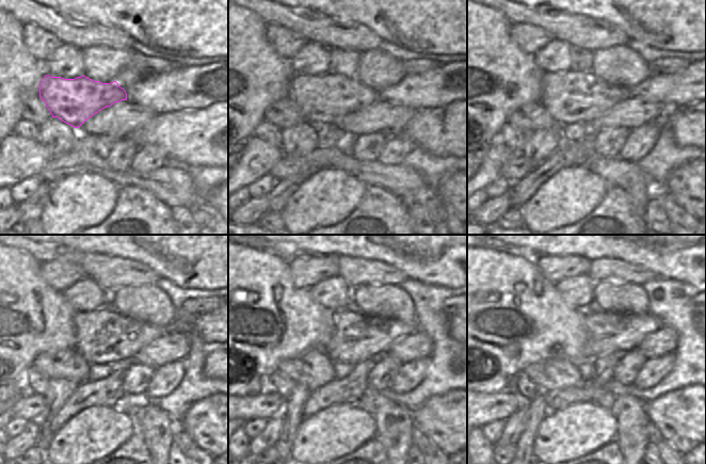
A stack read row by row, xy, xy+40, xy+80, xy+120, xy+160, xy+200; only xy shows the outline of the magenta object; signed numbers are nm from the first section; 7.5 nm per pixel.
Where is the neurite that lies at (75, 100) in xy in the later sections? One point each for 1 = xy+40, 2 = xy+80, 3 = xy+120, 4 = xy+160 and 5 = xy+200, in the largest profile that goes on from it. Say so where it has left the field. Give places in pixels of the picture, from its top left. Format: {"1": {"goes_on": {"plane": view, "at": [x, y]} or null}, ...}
{"1": {"goes_on": {"plane": "xy+40", "at": [322, 99]}}, "2": {"goes_on": {"plane": "xy+80", "at": [575, 96]}}, "3": {"goes_on": {"plane": "xy+120", "at": [103, 336]}}, "4": {"goes_on": {"plane": "xy+160", "at": [356, 337]}}, "5": {"goes_on": {"plane": "xy+200", "at": [607, 333]}}}

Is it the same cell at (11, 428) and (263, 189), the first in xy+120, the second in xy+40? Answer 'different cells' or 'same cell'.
same cell

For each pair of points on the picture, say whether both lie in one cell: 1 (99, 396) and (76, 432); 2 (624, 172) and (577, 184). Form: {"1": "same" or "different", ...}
{"1": "different", "2": "different"}

